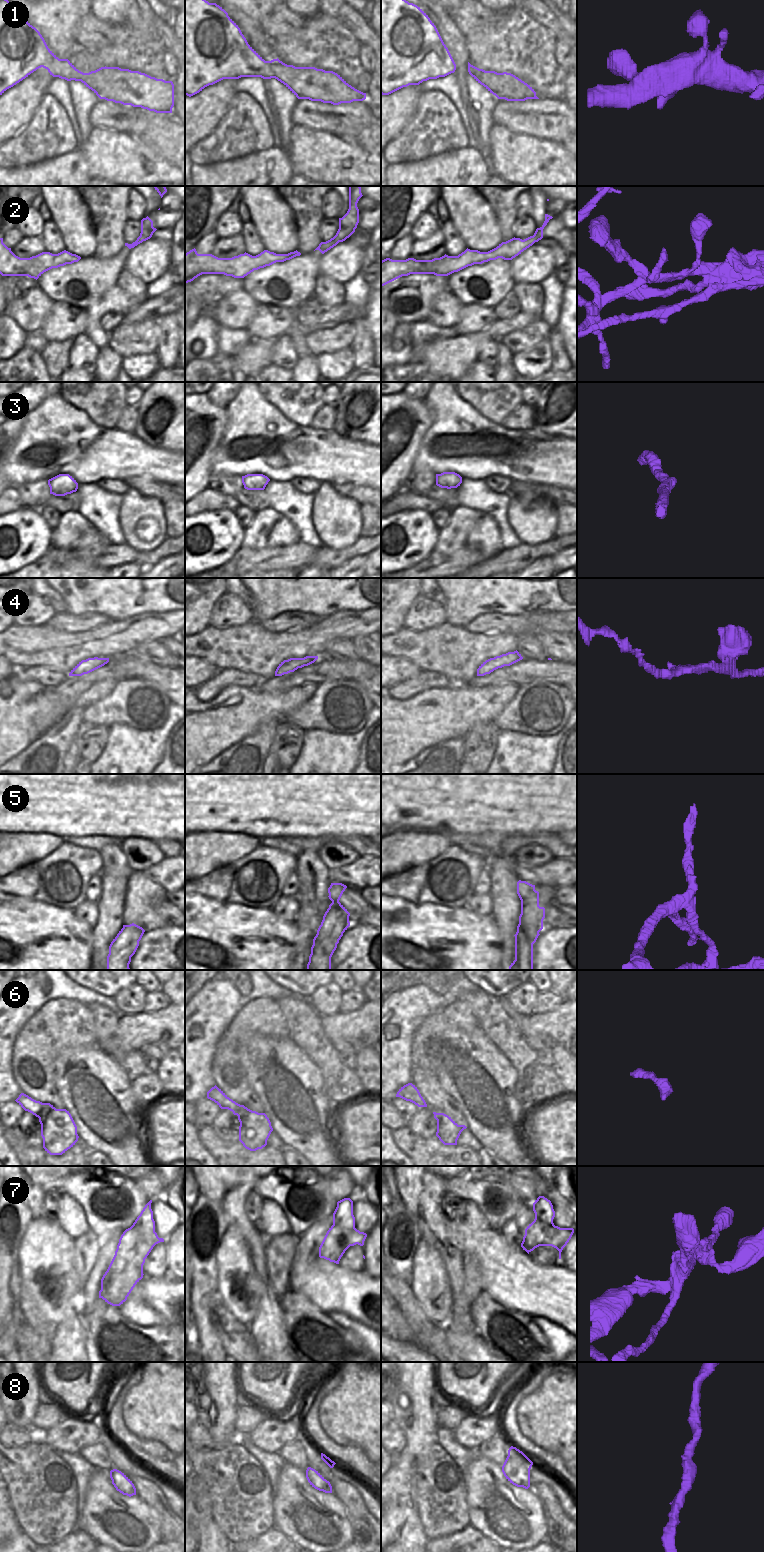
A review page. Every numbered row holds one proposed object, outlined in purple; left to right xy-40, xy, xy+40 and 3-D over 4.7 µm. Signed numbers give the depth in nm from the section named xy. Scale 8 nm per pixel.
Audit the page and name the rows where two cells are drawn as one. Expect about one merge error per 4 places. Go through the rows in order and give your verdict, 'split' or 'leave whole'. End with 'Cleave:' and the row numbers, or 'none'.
1: leave whole
2: split
3: leave whole
4: leave whole
5: split
6: leave whole
7: split
8: leave whole
Cleave: 2, 5, 7

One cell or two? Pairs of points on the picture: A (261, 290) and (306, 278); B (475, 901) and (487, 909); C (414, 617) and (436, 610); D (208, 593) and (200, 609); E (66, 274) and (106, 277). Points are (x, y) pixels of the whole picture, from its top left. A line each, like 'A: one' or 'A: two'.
A: one
B: one
C: one
D: one
E: one

